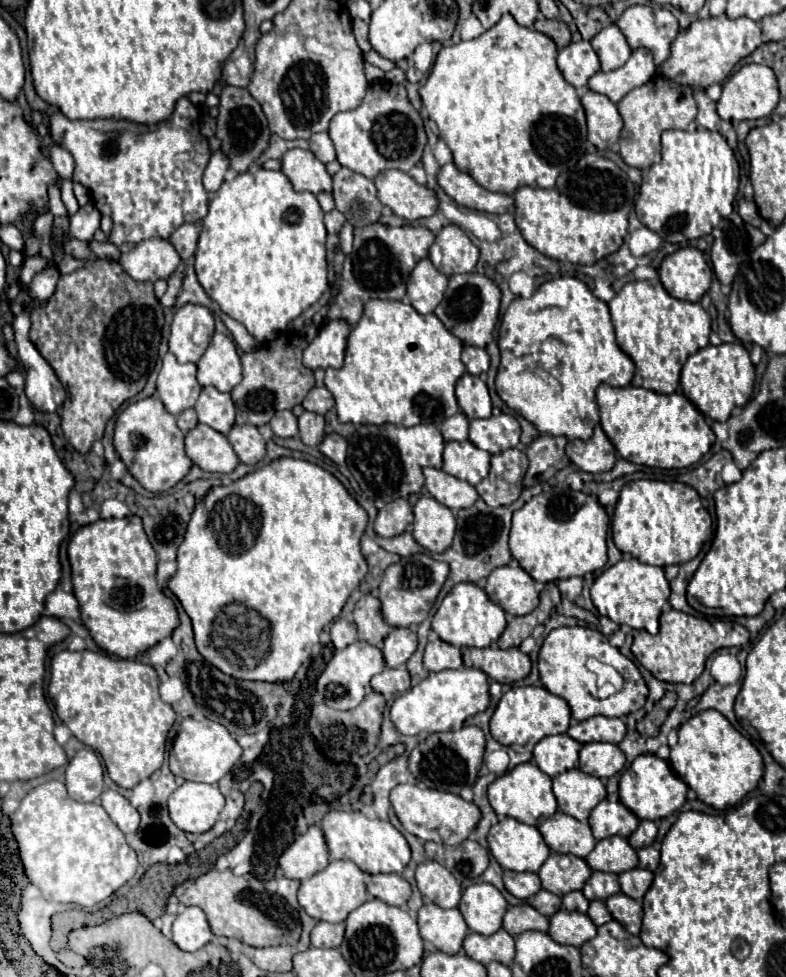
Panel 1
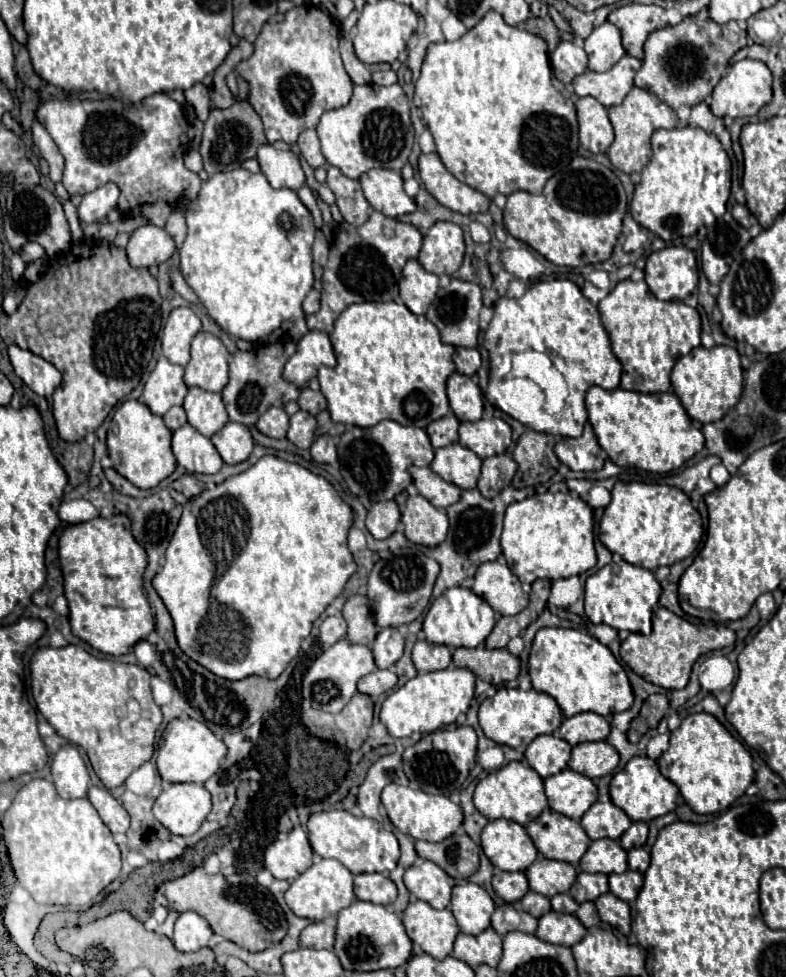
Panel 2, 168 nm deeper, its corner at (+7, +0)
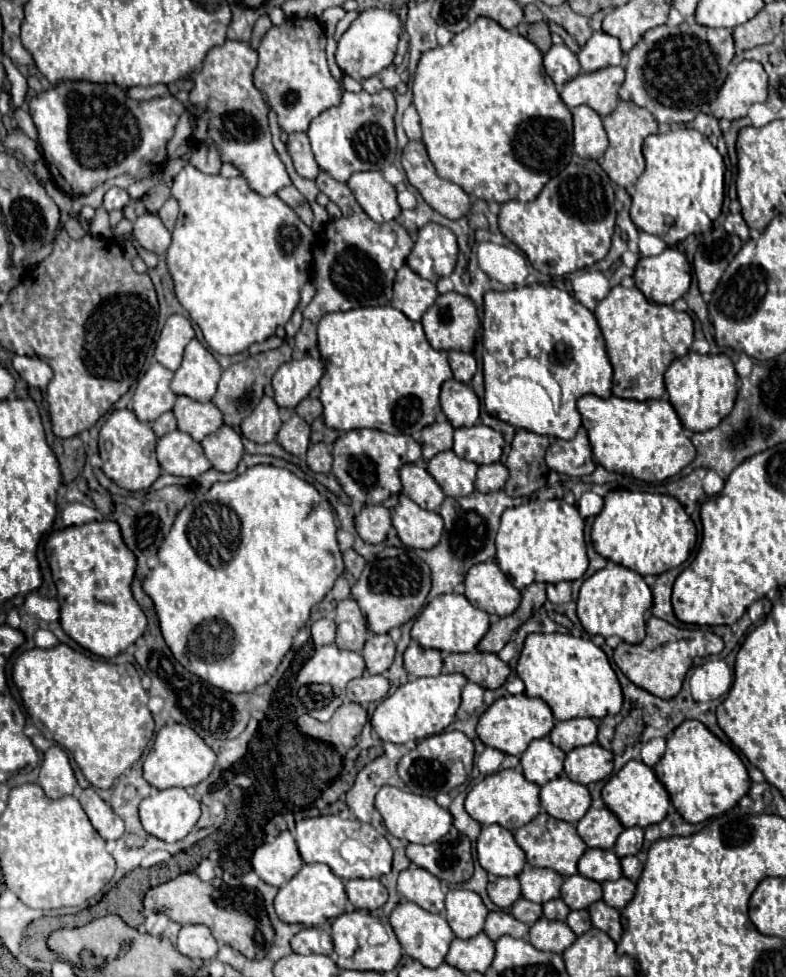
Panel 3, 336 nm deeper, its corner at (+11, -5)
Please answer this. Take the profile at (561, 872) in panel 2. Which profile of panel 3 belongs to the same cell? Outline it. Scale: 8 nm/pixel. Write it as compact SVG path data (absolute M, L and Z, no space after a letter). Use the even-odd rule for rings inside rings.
M529 867L521 873L521 895L533 903L547 903L559 897L563 877L551 869Z

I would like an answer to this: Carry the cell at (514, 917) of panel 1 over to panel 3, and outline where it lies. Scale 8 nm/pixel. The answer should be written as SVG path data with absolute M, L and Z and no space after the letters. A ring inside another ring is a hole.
M493 911L487 915L483 931L491 941L497 941L503 935L511 935L515 939L527 939L529 925L517 921L509 911Z

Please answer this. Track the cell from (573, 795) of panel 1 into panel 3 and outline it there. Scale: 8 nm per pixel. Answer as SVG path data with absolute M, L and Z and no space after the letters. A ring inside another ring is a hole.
M557 777L541 787L541 807L555 819L577 823L591 807L591 795L585 785Z

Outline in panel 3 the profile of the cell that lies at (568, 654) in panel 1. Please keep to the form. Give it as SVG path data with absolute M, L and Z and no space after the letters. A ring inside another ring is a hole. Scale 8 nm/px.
M531 633L521 649L517 675L525 683L525 695L543 699L559 721L575 717L603 719L605 715L617 715L623 705L621 685L607 655L589 639L561 633Z

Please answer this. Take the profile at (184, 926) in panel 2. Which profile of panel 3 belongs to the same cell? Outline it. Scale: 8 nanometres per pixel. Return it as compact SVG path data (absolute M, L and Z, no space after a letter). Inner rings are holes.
M183 925L177 941L177 949L191 959L213 959L219 951L219 943L205 925Z

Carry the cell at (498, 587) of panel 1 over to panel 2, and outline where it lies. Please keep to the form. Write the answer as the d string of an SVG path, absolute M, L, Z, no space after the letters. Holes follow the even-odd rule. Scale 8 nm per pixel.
M499 560L479 566L471 590L489 602L489 606L501 616L517 614L529 604L529 594L523 590L519 578Z

